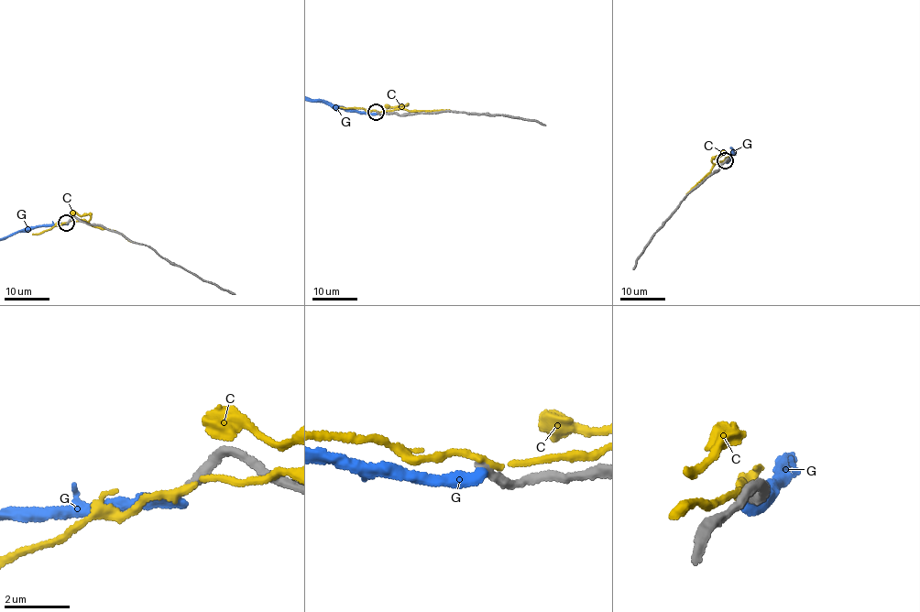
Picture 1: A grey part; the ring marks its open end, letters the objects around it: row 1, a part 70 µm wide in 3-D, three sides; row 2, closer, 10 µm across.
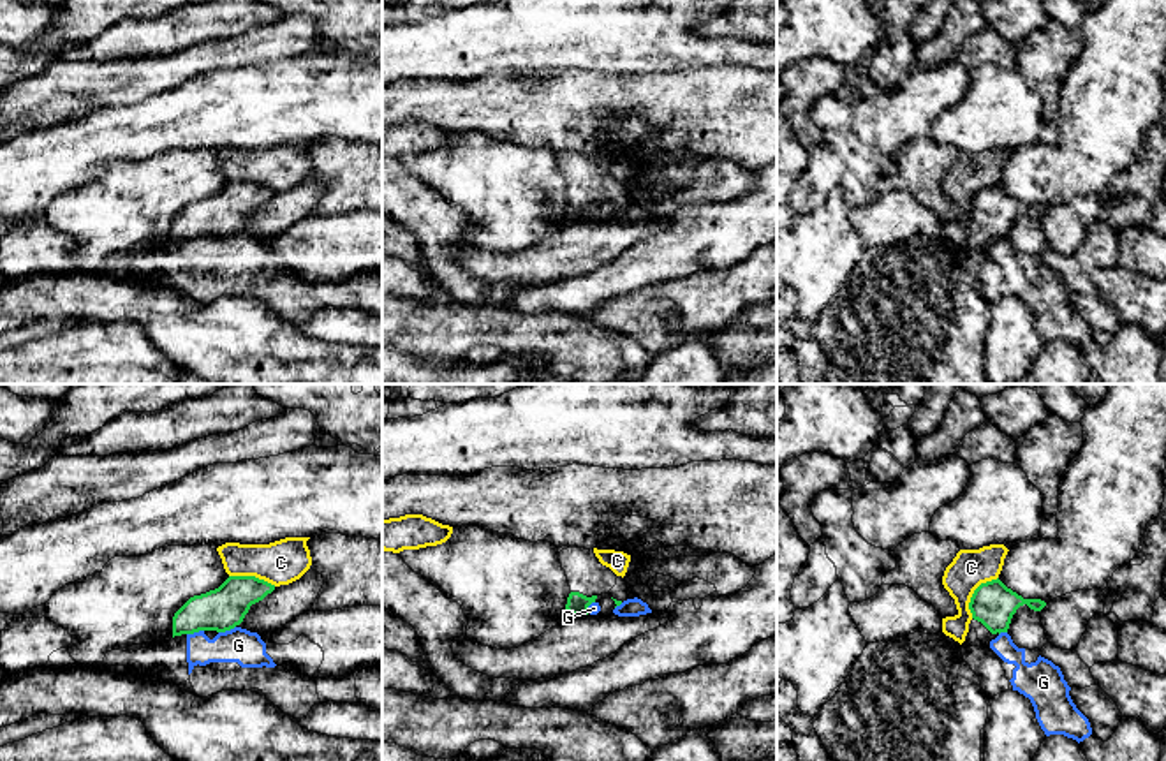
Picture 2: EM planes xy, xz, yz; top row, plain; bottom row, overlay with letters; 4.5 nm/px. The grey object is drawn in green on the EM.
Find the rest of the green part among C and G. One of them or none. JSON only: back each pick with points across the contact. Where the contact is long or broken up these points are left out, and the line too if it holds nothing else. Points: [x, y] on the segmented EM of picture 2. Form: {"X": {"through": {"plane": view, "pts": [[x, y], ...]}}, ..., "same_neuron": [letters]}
{"same_neuron": []}

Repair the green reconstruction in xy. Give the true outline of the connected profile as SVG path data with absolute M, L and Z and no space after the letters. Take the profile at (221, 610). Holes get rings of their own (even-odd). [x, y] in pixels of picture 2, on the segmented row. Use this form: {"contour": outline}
{"contour": "M229 576L218 588L190 597L173 617L173 638L199 631L225 632L240 625L250 606L275 585L255 576Z"}

